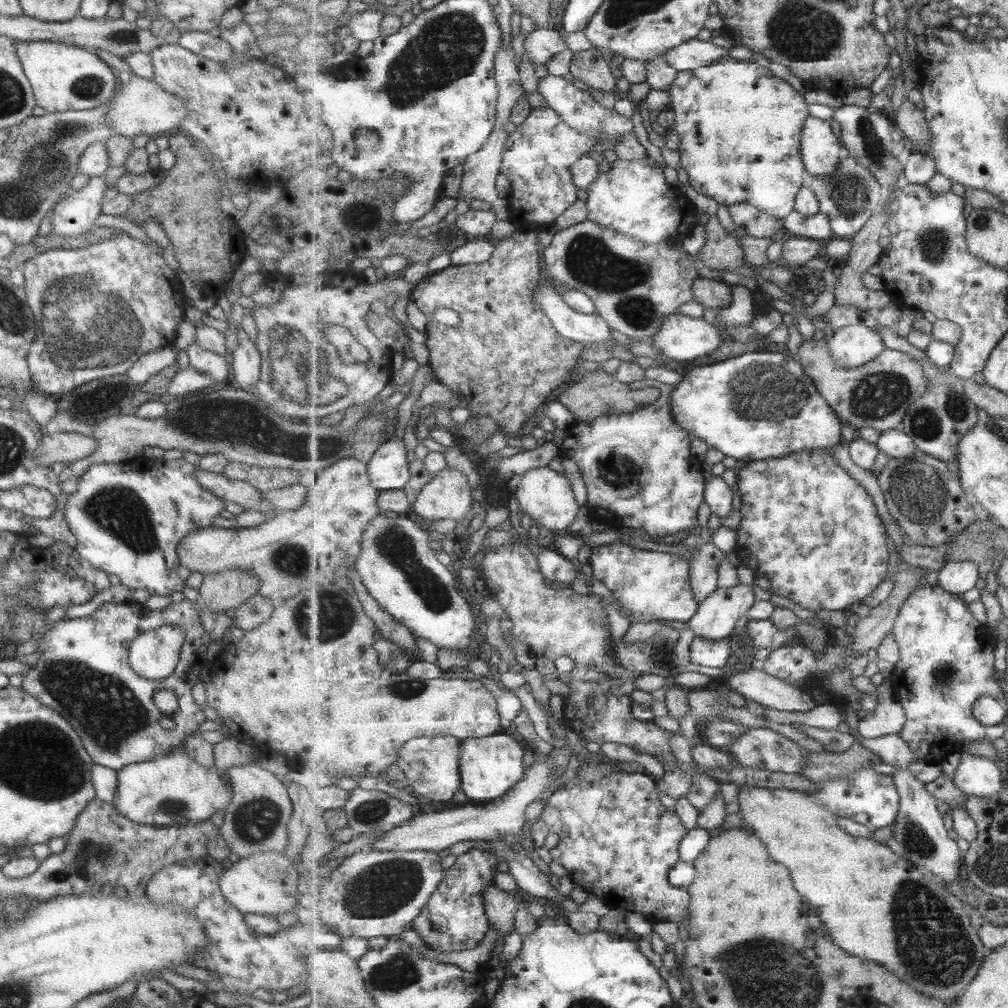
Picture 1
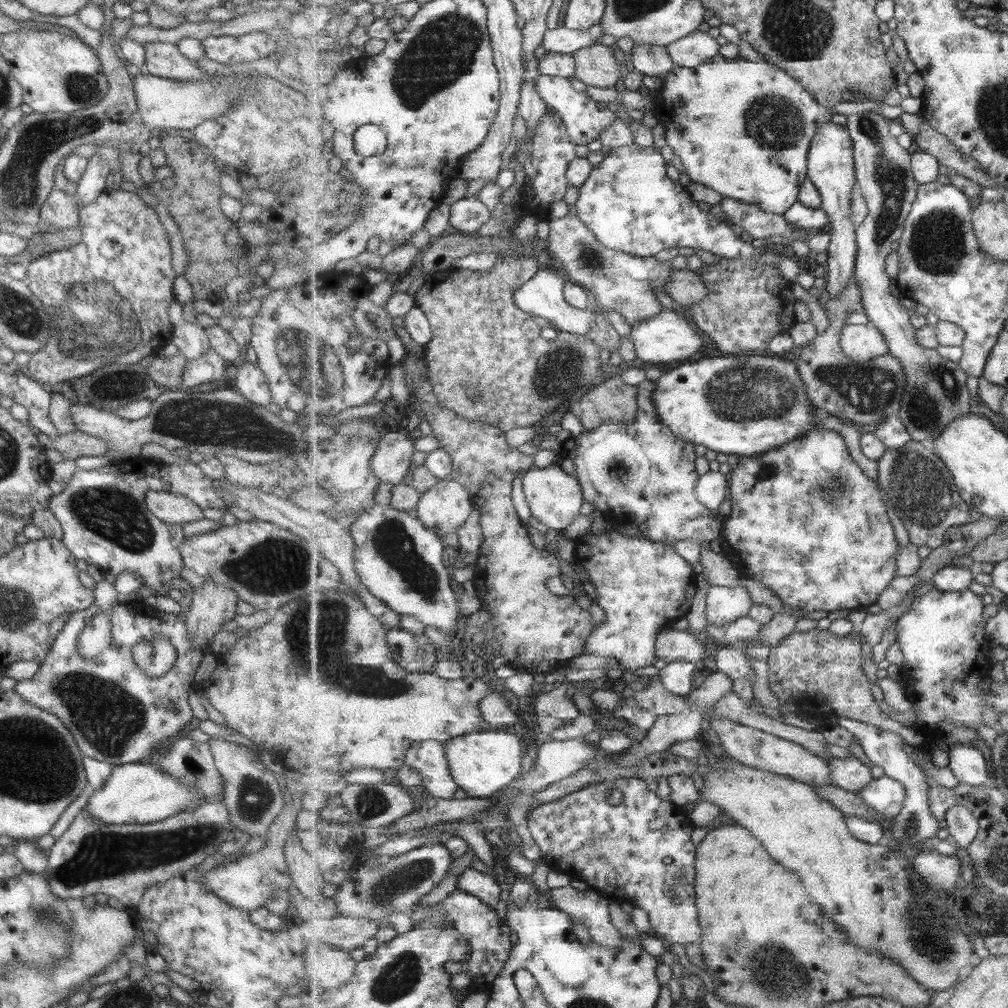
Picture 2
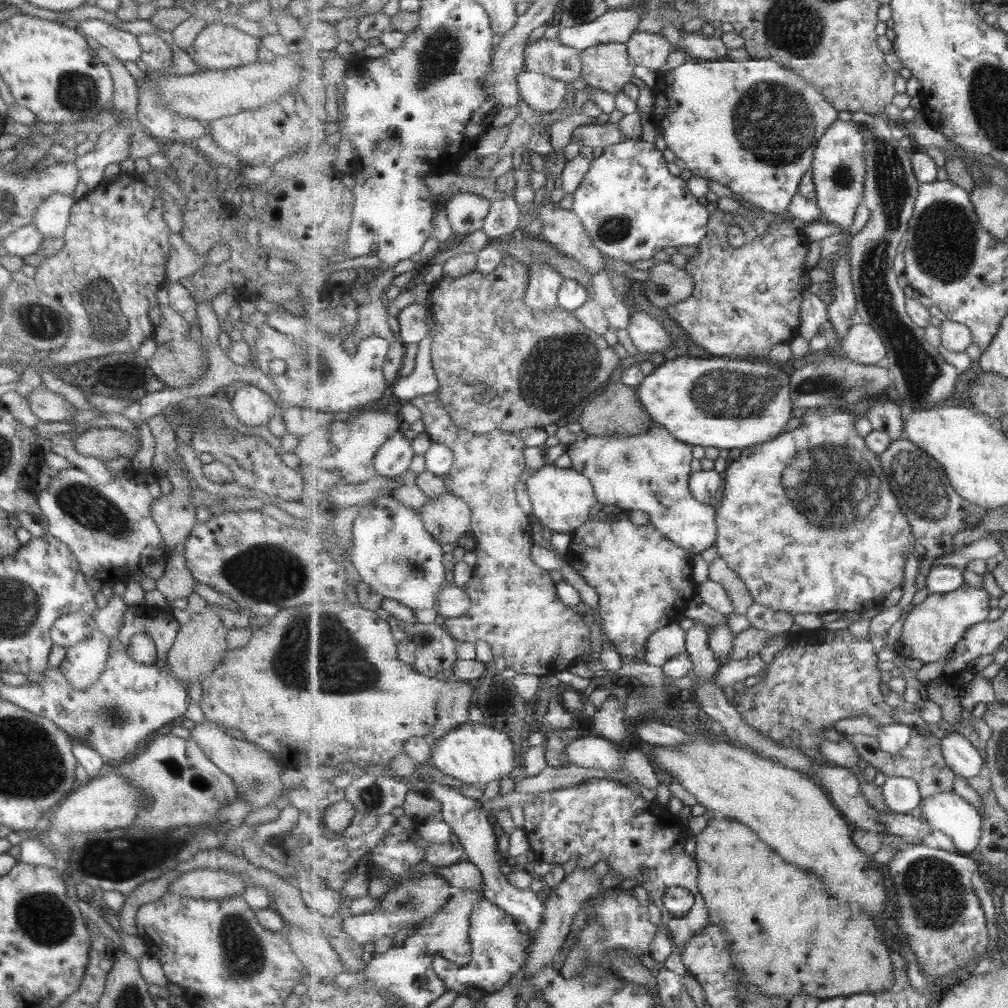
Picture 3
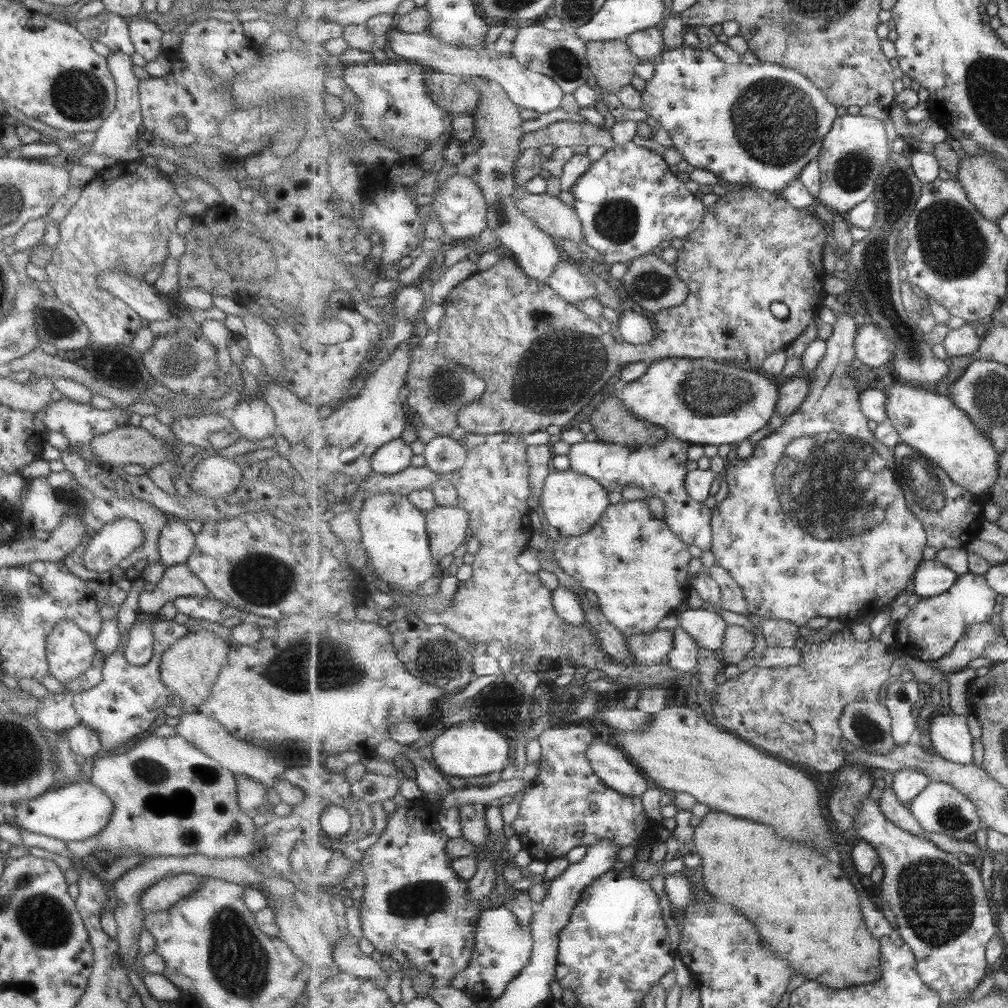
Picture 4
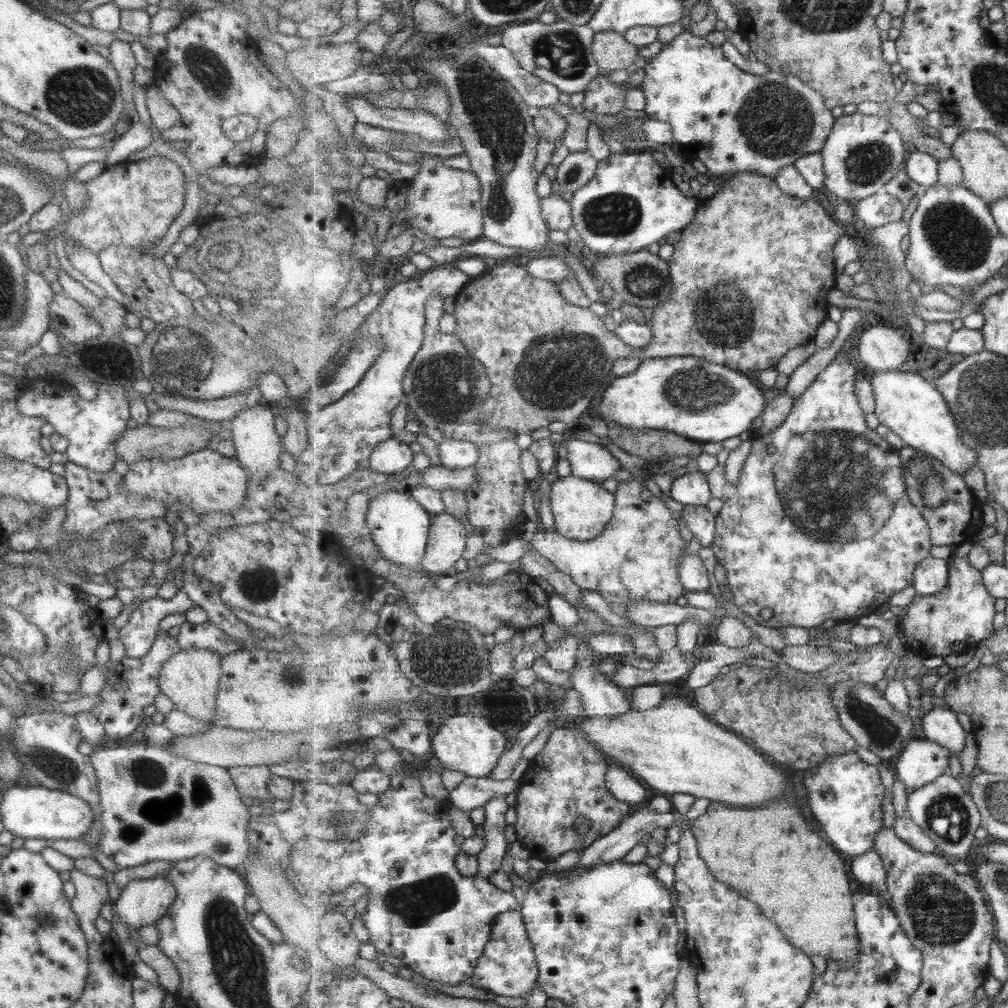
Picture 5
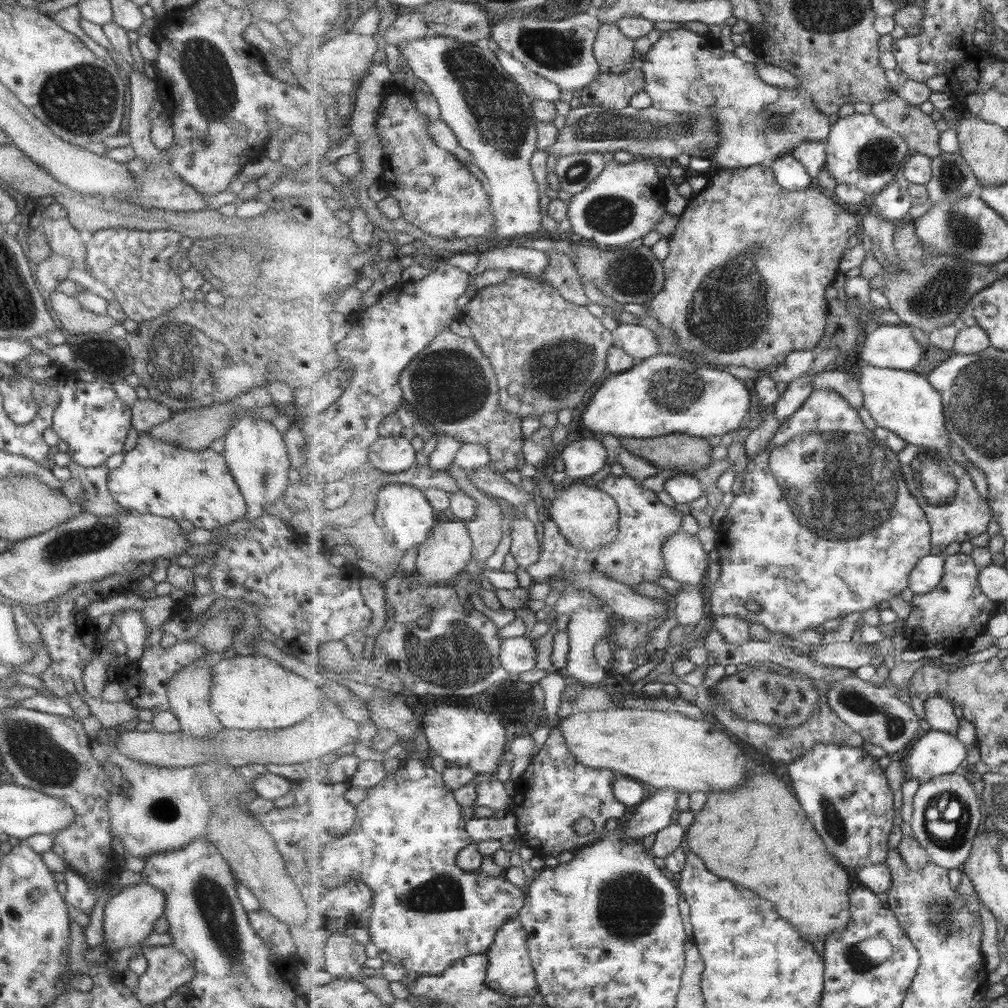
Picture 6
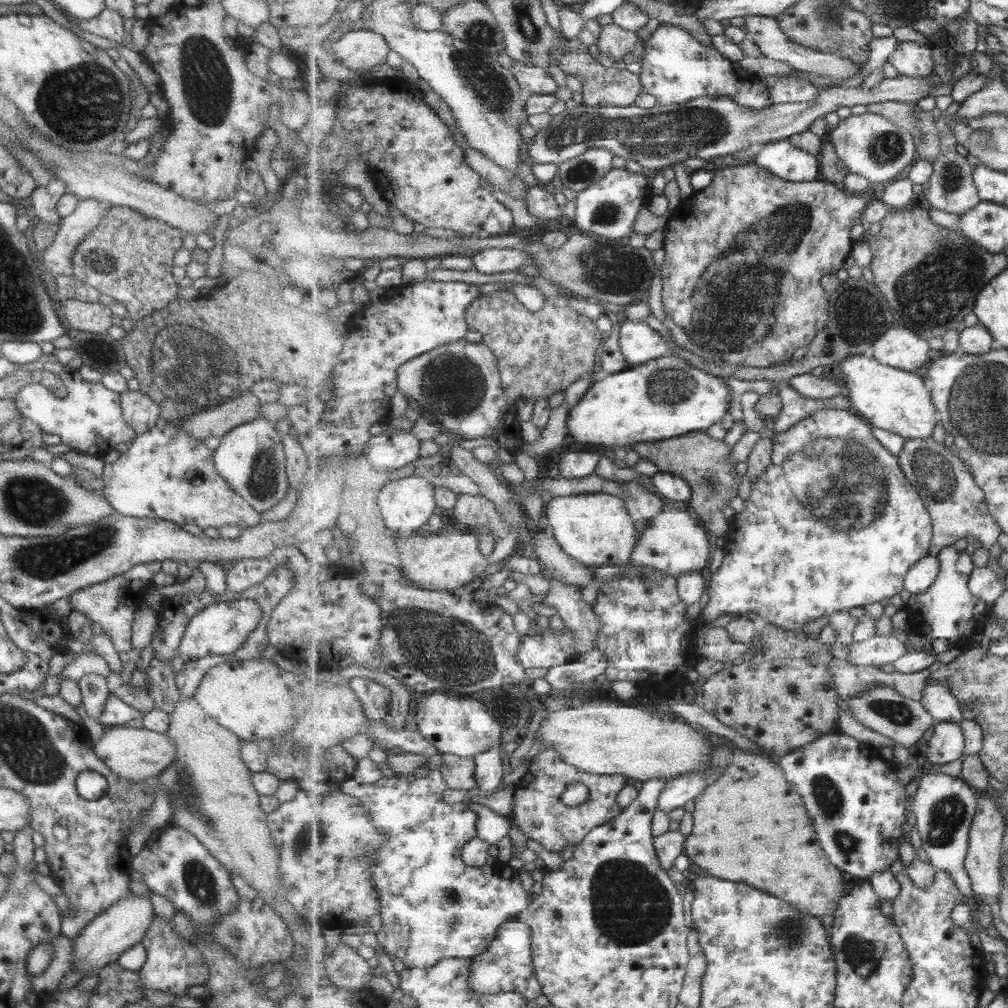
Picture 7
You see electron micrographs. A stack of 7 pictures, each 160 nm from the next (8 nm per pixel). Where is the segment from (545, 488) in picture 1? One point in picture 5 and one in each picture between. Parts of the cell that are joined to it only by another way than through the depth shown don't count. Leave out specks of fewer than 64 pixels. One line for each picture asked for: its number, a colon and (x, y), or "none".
2: (555, 497)
3: (563, 498)
4: (574, 503)
5: (582, 509)

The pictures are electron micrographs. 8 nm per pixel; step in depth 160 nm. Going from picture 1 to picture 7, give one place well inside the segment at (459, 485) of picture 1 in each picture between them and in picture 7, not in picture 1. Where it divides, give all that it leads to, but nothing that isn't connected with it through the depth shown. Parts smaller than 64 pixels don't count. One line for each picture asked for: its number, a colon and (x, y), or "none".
2: (446, 507)
3: (449, 518)
4: (447, 525)
5: (448, 538)
6: (443, 557)
7: (452, 558)

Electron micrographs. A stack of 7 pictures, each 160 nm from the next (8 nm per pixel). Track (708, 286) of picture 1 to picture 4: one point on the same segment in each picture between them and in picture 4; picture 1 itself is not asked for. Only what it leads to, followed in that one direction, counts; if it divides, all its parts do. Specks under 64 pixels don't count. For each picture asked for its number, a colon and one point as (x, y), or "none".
2: (687, 288)
3: (667, 284)
4: (654, 285)

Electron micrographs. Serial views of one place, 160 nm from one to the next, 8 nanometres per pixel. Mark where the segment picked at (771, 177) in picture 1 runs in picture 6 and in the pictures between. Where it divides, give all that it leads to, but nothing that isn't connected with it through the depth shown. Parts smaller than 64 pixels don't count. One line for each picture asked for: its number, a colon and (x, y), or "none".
2: (744, 128)
3: (753, 126)
4: (780, 120)
5: (735, 121)
6: (685, 72)

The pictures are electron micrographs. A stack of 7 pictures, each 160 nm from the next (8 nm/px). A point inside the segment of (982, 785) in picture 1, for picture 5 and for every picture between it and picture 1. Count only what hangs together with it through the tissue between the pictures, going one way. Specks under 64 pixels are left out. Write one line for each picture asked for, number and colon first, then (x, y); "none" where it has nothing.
2: (969, 766)
3: (964, 759)
4: (951, 739)
5: (943, 726)

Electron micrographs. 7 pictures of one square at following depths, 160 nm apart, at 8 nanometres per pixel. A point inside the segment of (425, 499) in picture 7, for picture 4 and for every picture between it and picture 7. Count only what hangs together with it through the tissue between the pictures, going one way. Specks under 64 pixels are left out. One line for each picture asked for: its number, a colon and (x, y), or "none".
4: (396, 540)
5: (400, 525)
6: (406, 516)

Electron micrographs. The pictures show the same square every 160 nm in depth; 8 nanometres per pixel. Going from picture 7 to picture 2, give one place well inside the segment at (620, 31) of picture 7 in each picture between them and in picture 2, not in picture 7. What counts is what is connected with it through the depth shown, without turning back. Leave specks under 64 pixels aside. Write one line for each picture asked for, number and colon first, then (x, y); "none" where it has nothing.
2: (600, 66)
3: (608, 67)
4: (613, 64)
5: (613, 51)
6: (612, 48)

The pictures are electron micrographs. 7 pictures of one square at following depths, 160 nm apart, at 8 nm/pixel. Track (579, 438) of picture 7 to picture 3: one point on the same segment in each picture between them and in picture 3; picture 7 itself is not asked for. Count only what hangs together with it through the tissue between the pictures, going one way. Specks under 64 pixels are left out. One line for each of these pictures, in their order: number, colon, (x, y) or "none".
3: (726, 404)
4: (702, 402)
5: (705, 402)
6: (666, 394)

